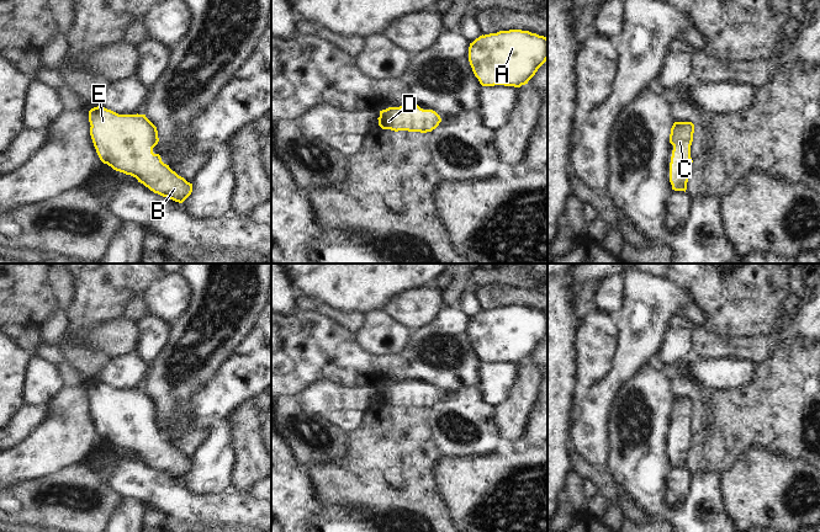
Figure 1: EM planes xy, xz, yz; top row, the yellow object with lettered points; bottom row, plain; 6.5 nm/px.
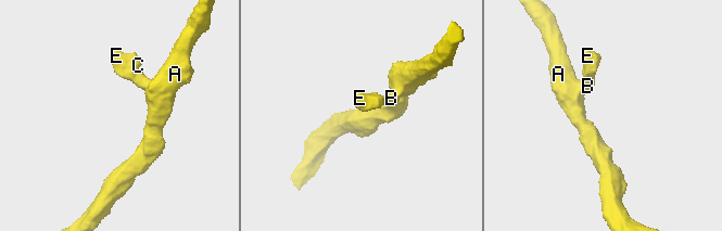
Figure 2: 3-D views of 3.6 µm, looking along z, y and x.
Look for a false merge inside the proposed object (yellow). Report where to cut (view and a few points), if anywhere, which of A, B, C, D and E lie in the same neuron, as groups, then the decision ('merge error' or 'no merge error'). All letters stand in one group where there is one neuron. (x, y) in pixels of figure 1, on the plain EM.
cut none; groups A B C D E; no merge error

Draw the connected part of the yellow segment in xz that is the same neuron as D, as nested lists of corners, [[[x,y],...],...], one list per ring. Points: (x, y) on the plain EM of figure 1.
[[[416,379],[382,385],[377,395],[382,405],[420,409],[432,408],[441,398],[440,392],[435,387],[423,385]]]

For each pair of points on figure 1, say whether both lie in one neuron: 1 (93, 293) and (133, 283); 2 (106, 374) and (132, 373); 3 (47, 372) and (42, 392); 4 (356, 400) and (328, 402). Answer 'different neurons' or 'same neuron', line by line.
1: same neuron
2: same neuron
3: same neuron
4: same neuron

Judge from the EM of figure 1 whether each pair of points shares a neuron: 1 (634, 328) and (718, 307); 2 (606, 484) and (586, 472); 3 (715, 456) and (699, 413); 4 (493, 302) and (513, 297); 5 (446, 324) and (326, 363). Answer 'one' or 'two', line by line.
1: two
2: one
3: two
4: one
5: one

